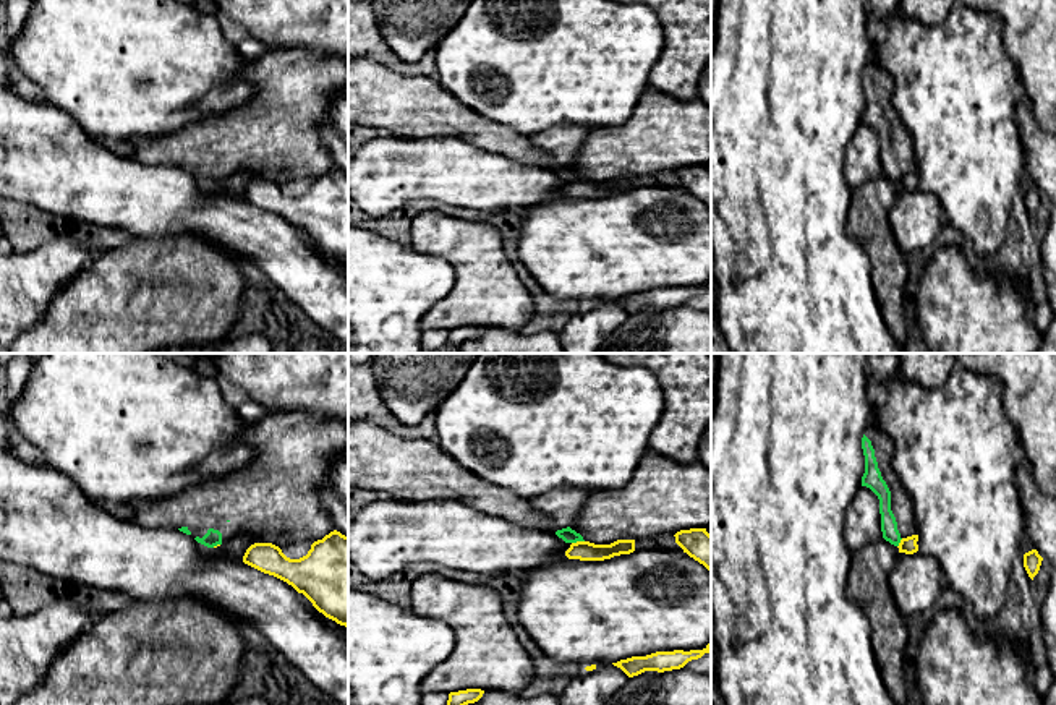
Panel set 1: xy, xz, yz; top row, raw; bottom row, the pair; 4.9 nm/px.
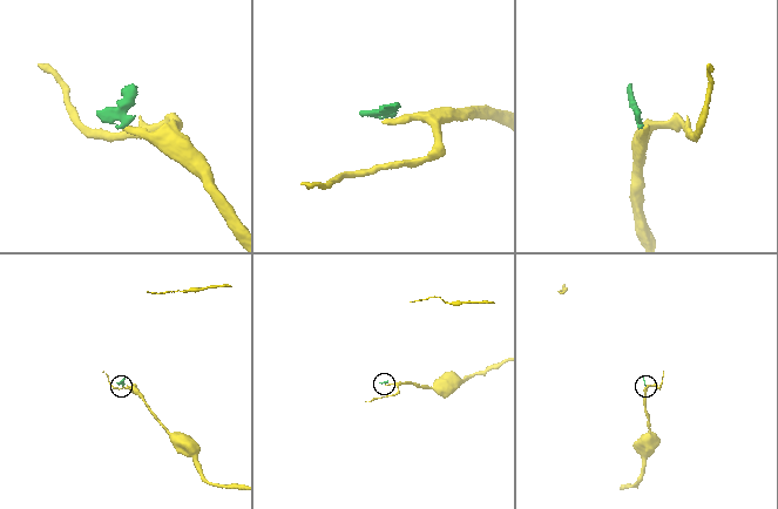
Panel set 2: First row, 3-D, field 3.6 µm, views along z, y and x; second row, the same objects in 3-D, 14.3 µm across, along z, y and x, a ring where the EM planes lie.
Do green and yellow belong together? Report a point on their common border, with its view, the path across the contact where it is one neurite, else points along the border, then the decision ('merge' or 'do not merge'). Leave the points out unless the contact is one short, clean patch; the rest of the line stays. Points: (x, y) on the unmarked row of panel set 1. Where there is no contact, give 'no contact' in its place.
xz (577, 177) | along xz (583, 177), (572, 180) | do not merge

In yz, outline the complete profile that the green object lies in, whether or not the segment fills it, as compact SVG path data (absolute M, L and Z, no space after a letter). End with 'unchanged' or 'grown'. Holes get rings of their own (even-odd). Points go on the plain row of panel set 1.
M876 62L868 63L862 75L865 110L862 123L870 125L879 136L883 175L899 183L902 175L918 172L913 139L892 107L892 76Z; grown

